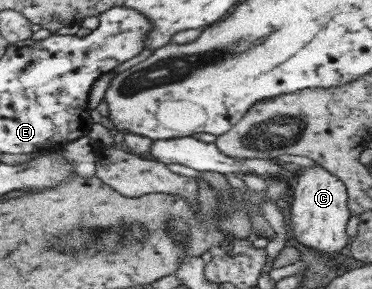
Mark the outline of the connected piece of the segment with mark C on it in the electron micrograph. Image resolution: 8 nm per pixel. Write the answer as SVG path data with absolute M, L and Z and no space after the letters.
M317 164L311 168L299 168L298 171L297 184L293 190L293 202L289 208L291 236L301 246L305 246L313 252L319 252L325 258L333 258L335 254L343 253L349 242L346 233L349 214L346 208L345 186Z

